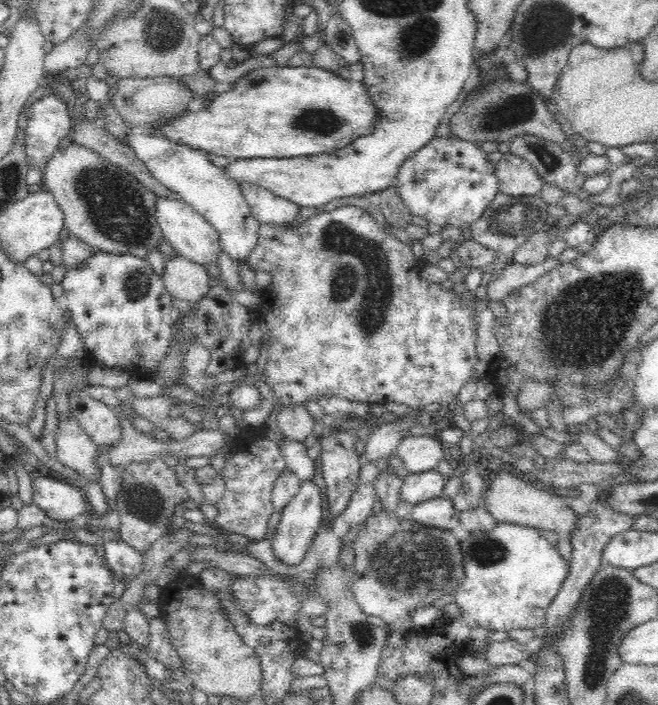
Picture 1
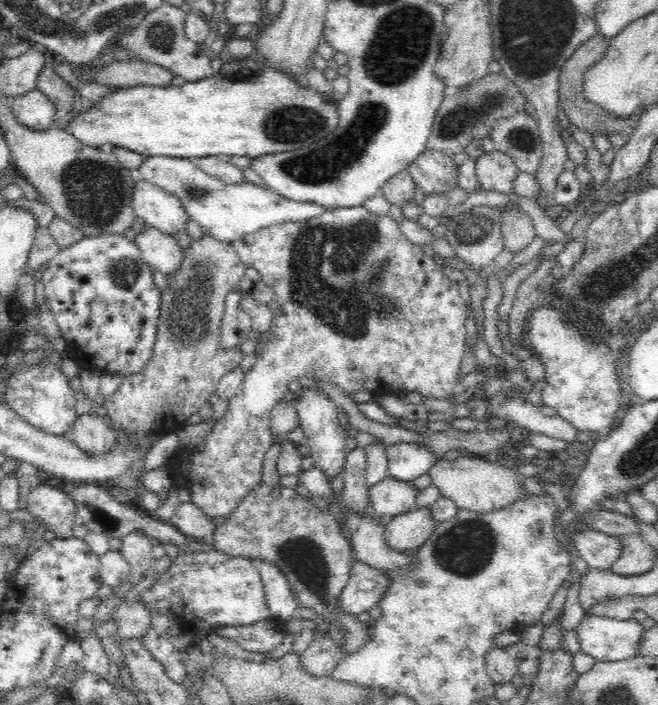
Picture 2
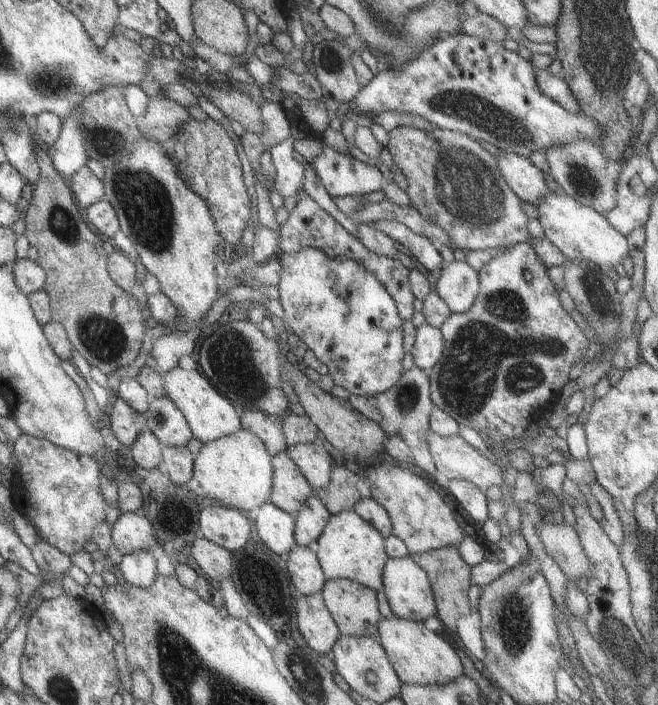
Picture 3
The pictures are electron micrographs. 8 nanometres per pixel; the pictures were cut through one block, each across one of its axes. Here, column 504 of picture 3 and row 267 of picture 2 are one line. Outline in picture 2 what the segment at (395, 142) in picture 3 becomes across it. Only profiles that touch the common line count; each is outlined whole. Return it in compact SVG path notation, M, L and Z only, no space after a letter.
M210 235L193 241L190 249L183 249L184 260L175 275L168 277L170 288L161 294L161 319L157 339L154 343L153 359L147 367L135 375L123 377L118 390L104 398L102 404L108 409L108 416L116 432L117 443L134 443L128 434L145 435L146 431L157 431L162 436L184 428L192 414L199 413L206 404L217 399L217 386L220 379L243 359L239 347L222 349L220 347L220 328L225 311L225 300L239 282L245 277L246 267L242 264L233 245L222 243Z

